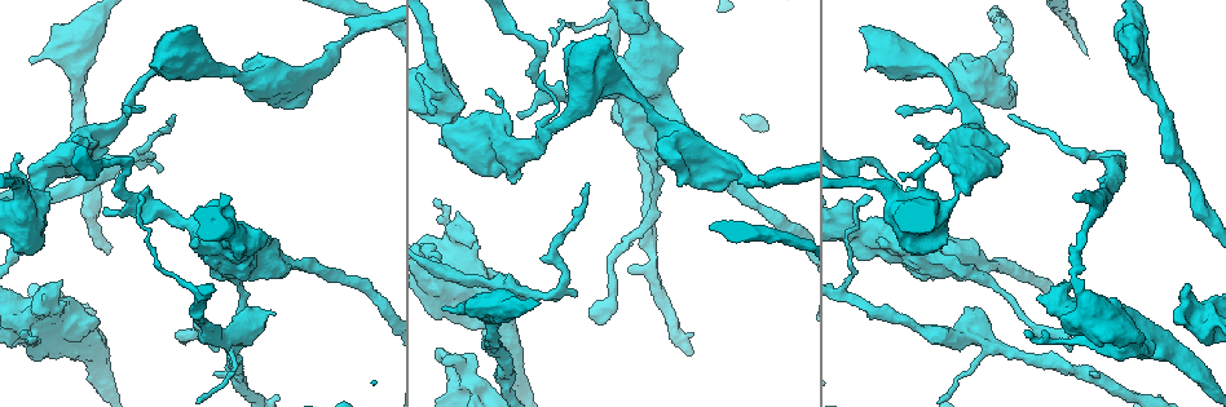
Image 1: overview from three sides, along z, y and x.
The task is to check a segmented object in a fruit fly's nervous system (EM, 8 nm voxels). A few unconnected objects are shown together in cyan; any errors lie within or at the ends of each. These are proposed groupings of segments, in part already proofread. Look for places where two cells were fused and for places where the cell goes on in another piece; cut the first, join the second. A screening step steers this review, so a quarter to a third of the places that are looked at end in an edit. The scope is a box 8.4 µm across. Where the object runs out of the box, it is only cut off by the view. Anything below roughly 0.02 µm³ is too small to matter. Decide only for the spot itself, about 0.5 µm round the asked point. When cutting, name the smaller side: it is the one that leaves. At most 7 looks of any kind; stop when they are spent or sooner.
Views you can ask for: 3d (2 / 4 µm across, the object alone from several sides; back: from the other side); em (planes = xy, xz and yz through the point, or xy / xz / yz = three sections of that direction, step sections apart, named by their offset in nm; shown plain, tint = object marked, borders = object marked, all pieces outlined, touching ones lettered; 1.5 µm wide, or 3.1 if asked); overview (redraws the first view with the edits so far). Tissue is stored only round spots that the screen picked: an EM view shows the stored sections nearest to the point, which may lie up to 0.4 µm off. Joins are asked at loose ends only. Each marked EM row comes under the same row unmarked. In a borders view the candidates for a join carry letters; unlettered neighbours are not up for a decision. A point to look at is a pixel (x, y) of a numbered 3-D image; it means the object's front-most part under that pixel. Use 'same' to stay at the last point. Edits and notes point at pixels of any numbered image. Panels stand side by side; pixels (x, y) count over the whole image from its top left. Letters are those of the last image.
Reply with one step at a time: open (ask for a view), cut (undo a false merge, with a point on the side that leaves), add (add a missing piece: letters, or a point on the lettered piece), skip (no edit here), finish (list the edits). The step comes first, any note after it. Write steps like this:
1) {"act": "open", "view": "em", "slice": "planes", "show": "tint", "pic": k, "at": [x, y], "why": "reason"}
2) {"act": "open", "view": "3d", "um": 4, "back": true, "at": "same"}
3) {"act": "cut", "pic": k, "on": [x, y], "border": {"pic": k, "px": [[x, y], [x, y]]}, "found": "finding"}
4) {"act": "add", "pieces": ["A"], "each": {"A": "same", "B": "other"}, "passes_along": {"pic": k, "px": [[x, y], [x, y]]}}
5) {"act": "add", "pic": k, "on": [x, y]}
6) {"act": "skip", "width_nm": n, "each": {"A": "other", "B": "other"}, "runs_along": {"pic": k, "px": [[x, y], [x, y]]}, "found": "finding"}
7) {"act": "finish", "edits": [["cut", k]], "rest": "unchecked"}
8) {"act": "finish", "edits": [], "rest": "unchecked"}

{"act": "open", "view": "em", "slice": "planes", "show": "borders", "pic": 1, "at": [1187, 286], "why": "an open end"}

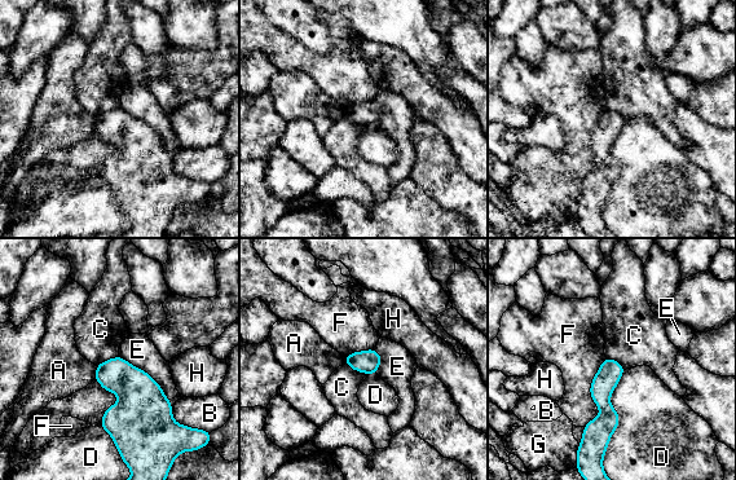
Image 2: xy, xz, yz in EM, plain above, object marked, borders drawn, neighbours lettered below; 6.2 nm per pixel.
{"act": "skip", "each": {"A": "other", "B": "other", "C": "other", "D": "other", "E": "other", "F": "other", "G": "other", "H": "other"}, "runs_along": {"pic": 2, "px": [[608, 361], [599, 439]]}, "found": "none of them fits"}

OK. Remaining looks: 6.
{"act": "open", "view": "em", "slice": "planes", "show": "borders", "pic": 1, "at": [1134, 59], "why": "free end"}

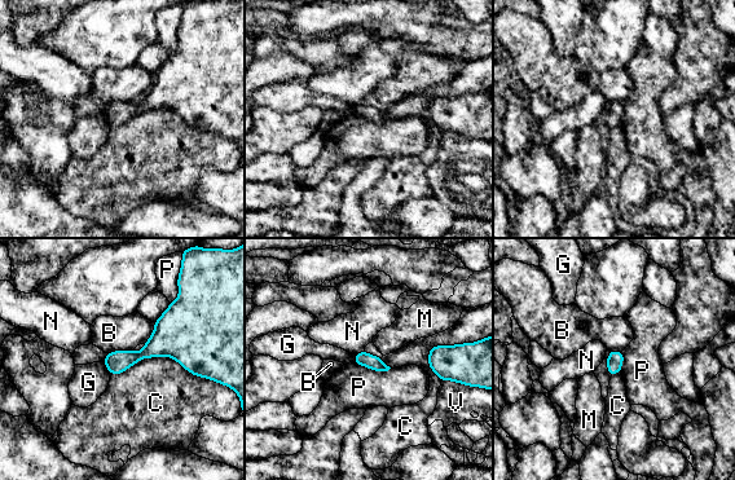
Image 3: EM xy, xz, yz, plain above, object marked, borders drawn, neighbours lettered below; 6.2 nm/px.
{"act": "skip", "each": {"B": "other", "C": "other", "G": "other", "M": "other", "N": "other", "P": "other", "V": "other"}, "border": {"pic": 3, "px": [[353, 361], [373, 370], [390, 369]]}, "found": "no lettered piece goes on from it"}

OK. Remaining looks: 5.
{"act": "open", "view": "em", "slice": "planes", "show": "tint", "pic": 1, "at": [934, 75], "why": "calibre changes"}

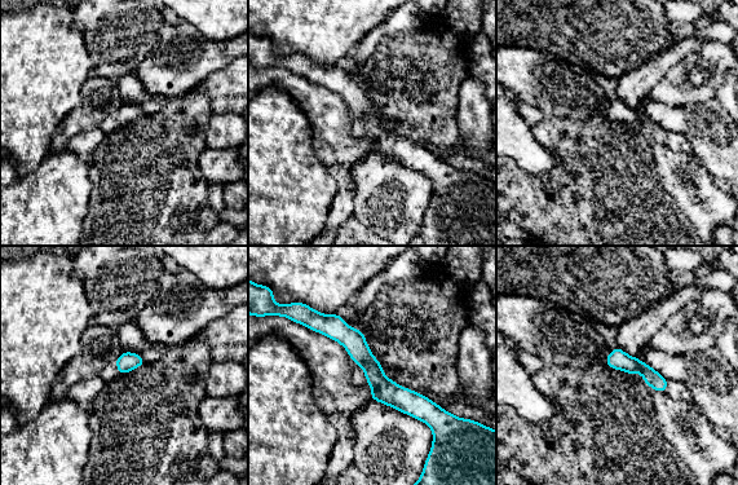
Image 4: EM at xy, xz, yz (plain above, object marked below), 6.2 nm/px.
{"act": "open", "view": "em", "slice": "planes", "show": "borders", "at": "same"}

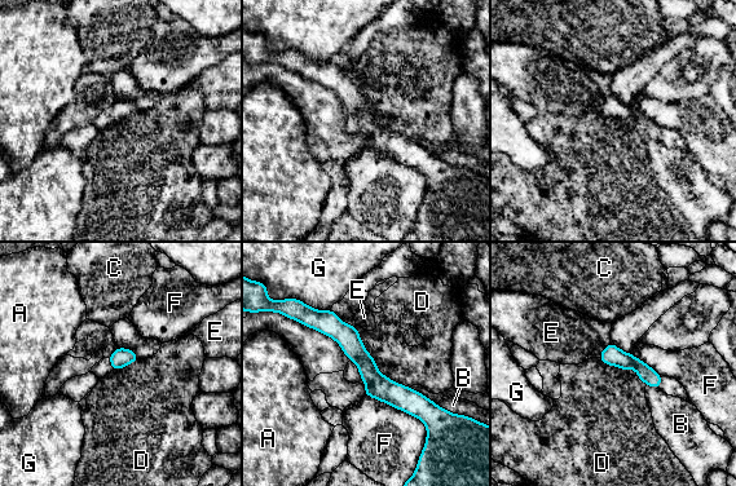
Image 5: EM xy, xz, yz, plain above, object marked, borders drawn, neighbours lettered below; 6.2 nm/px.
{"act": "skip", "each": {"A": "other", "B": "other", "C": "other", "D": "other", "E": "other", "F": "other", "G": "other"}, "runs_along": {"pic": 5, "px": [[304, 321], [432, 406]]}, "found": "all the same cell"}

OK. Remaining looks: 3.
{"act": "finish", "edits": [], "rest": "unchecked"}

